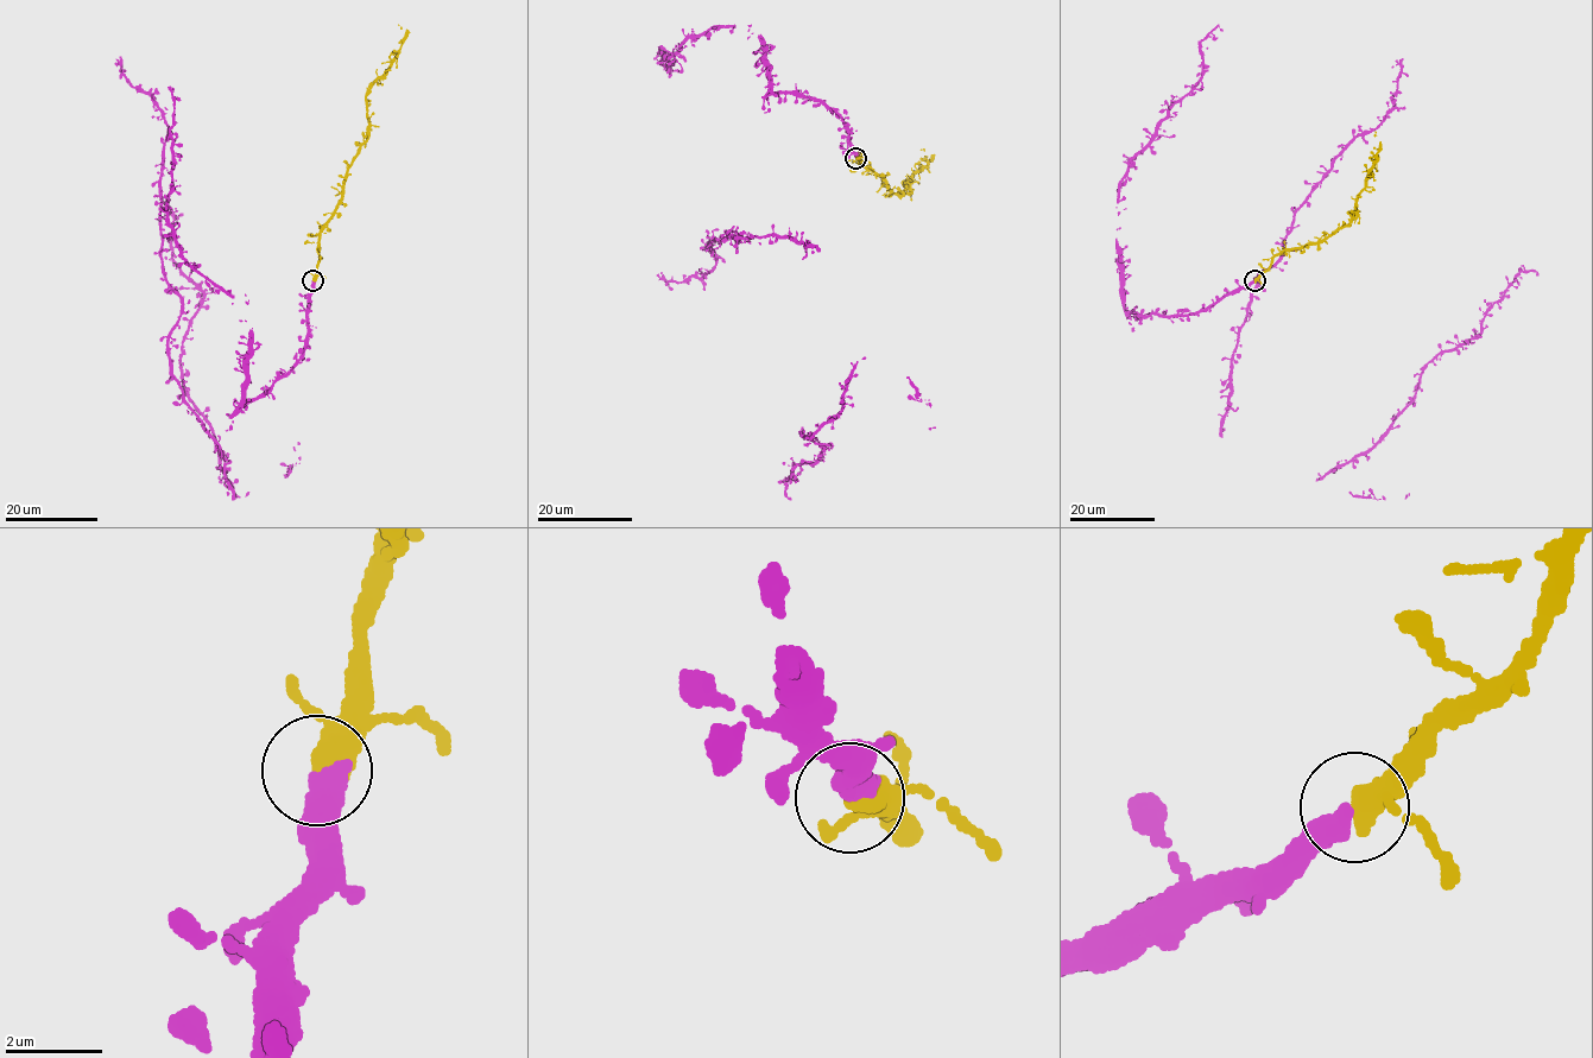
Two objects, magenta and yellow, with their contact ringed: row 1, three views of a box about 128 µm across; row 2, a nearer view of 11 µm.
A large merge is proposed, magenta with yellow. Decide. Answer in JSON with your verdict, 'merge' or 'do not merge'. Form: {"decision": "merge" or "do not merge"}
{"decision": "merge"}

